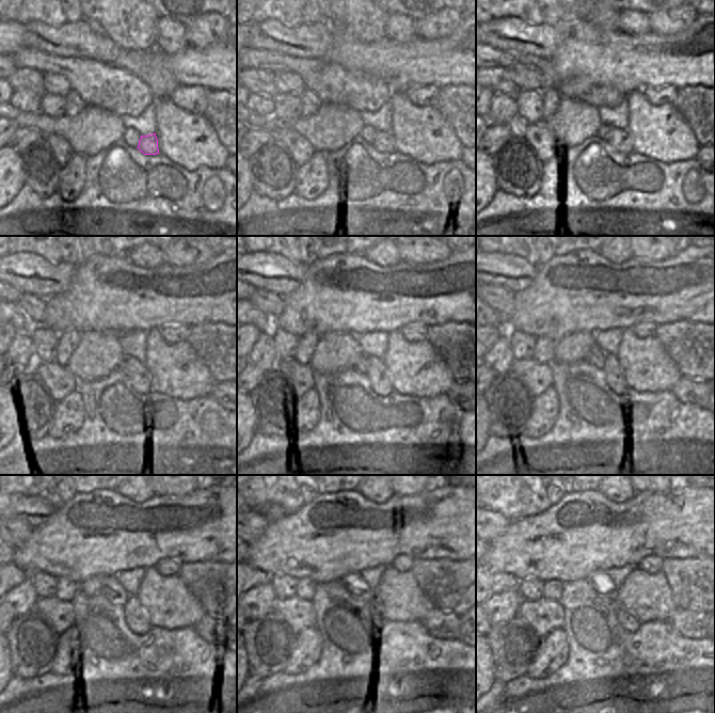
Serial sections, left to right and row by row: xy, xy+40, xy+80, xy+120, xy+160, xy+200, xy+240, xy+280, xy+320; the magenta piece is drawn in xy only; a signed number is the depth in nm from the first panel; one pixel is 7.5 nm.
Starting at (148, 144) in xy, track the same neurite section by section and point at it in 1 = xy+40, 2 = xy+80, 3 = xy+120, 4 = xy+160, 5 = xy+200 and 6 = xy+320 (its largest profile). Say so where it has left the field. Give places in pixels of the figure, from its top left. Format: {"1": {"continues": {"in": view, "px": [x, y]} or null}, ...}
{"1": {"continues": {"in": "xy+40", "px": [384, 142]}}, "2": {"continues": {"in": "xy+80", "px": [620, 139]}}, "3": {"continues": {"in": "xy+120", "px": [138, 374]}}, "4": {"continues": {"in": "xy+160", "px": [377, 373]}}, "5": {"continues": {"in": "xy+200", "px": [615, 377]}}, "6": {"continues": {"in": "xy+320", "px": [625, 620]}}}

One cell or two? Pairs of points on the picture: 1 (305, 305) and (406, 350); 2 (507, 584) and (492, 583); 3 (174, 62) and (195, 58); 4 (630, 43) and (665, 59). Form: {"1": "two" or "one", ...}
{"1": "two", "2": "one", "3": "one", "4": "one"}

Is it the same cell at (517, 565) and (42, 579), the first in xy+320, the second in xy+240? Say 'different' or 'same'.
different

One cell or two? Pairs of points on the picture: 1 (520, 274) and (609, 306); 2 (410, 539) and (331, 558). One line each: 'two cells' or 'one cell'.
1: two cells
2: one cell

